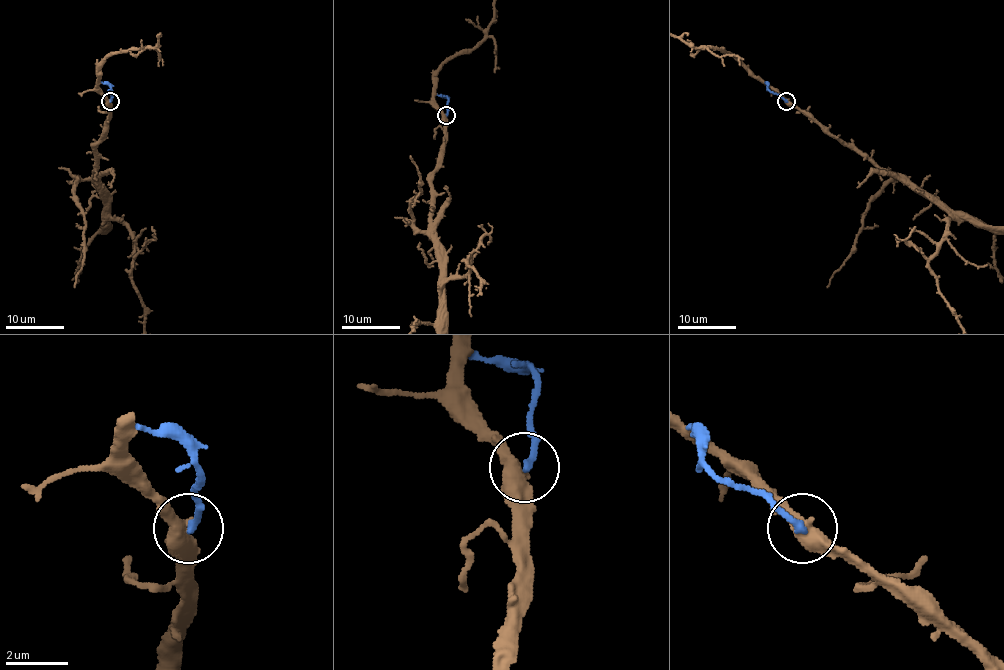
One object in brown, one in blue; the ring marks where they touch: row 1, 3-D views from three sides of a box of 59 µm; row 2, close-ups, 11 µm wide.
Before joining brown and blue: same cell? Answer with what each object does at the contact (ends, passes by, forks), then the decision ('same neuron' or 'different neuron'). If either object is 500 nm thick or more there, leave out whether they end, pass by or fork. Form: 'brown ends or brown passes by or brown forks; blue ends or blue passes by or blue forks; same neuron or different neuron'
different neuron

